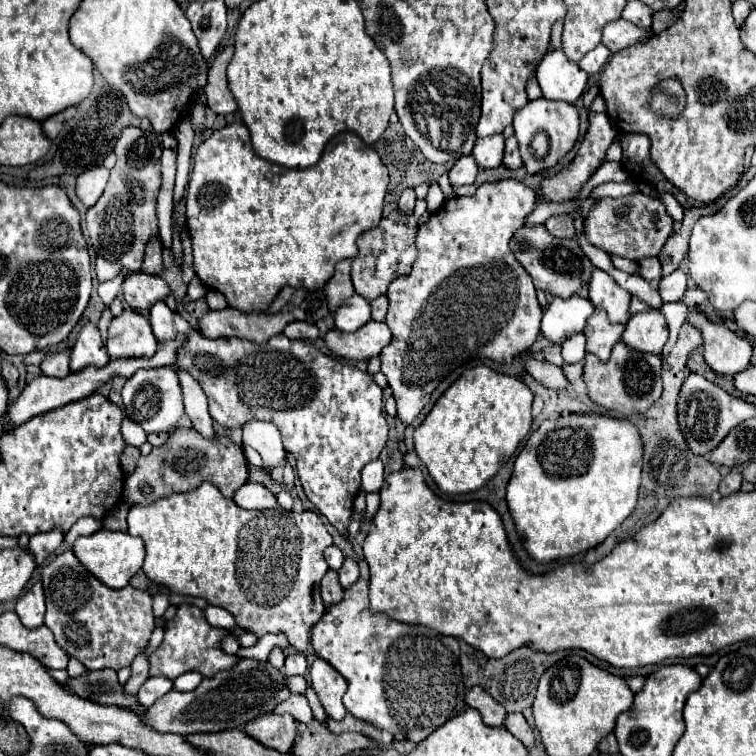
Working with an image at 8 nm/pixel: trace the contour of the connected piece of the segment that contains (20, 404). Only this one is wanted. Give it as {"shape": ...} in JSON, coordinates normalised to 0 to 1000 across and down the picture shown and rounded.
{"shape":[[[234,443],[218,454],[210,454],[208,456],[208,467],[202,472],[176,472],[176,475],[144,475],[144,480],[139,485],[112,485],[112,491],[97,491],[94,496],[89,496],[86,501],[73,501],[73,499],[49,499],[44,501],[33,515],[30,520],[25,522],[25,528],[12,536],[12,546],[9,546],[9,567],[15,565],[22,565],[33,557],[38,557],[41,552],[46,549],[54,549],[54,546],[62,546],[62,544],[70,544],[75,538],[83,538],[89,533],[97,533],[97,530],[107,530],[118,522],[123,522],[134,509],[139,509],[144,504],[144,499],[155,499],[155,496],[163,496],[163,499],[176,499],[184,488],[200,488],[200,485],[218,485],[218,483],[229,483],[231,480],[231,472],[234,472],[234,464],[237,459],[245,454],[247,443]]]}

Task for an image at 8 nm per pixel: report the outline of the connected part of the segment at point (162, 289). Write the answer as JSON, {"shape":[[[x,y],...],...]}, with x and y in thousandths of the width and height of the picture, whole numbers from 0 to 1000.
{"shape":[[[173,361],[163,372],[163,393],[173,409],[197,409],[205,398],[216,398],[224,390],[218,369],[194,361]]]}

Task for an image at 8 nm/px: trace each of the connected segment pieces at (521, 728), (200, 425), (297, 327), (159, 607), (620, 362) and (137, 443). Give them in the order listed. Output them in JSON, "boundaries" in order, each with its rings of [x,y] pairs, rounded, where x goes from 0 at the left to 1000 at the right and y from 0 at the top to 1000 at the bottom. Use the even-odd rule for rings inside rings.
{"boundaries":[[[[676,943],[671,946],[668,951],[668,964],[681,972],[694,988],[702,988],[705,980],[708,980],[708,972],[705,972],[705,964],[700,962],[700,956],[694,954],[694,948],[689,943]]],[[[234,480],[229,483],[237,499],[237,509],[242,517],[242,533],[245,533],[245,546],[253,552],[255,557],[255,567],[261,567],[266,575],[271,578],[282,578],[284,570],[279,565],[282,554],[274,544],[274,525],[269,520],[269,515],[263,512],[263,507],[255,501],[255,496],[250,496],[247,491],[242,491]]],[[[388,425],[382,427],[382,433],[377,433],[374,438],[385,451],[388,448],[401,448],[401,451],[417,451],[422,438],[414,427],[406,427],[406,425]]],[[[205,787],[202,790],[202,813],[205,816],[216,816],[216,811],[221,808],[221,803],[224,803],[224,792],[221,792],[221,787]]],[[[819,451],[806,478],[792,478],[787,470],[774,470],[774,485],[771,485],[771,504],[776,509],[779,528],[784,528],[792,536],[800,536],[808,544],[816,544],[827,552],[837,546],[856,544],[872,525],[874,525],[874,472],[866,467],[848,467],[835,459],[829,459],[824,451]]],[[[165,552],[161,558],[160,573],[168,589],[184,593],[194,583],[194,574],[188,565],[184,565],[183,560],[176,560],[169,552]]]]}

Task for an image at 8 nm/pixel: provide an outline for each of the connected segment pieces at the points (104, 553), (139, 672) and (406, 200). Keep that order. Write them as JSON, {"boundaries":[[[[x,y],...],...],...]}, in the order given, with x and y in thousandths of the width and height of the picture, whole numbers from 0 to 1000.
{"boundaries":[[[[131,700],[128,705],[118,710],[104,710],[97,721],[99,737],[120,755],[134,771],[149,779],[160,779],[171,774],[171,766],[189,750],[189,737],[192,737],[192,721],[187,710],[173,710],[171,705],[155,705],[144,700]]],[[[184,866],[173,880],[173,898],[165,906],[168,919],[181,919],[184,909],[197,898],[197,872],[194,866]]],[[[536,250],[528,261],[528,279],[544,284],[546,274],[549,274],[549,255],[546,255],[546,250]]]]}

